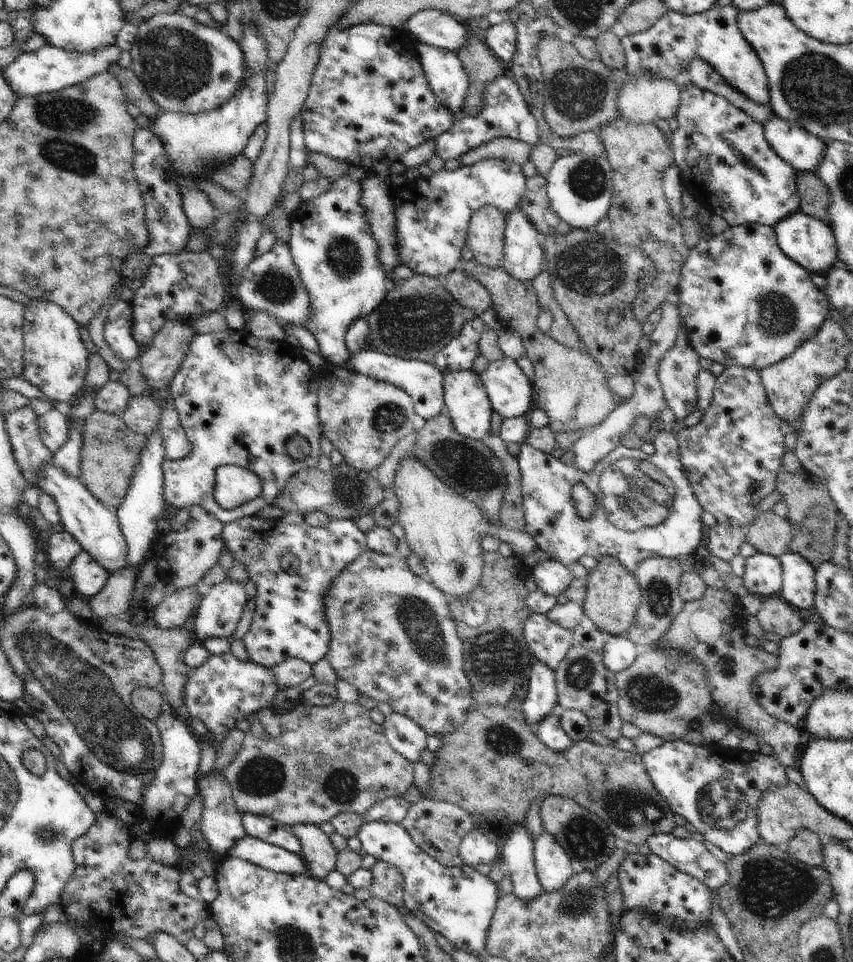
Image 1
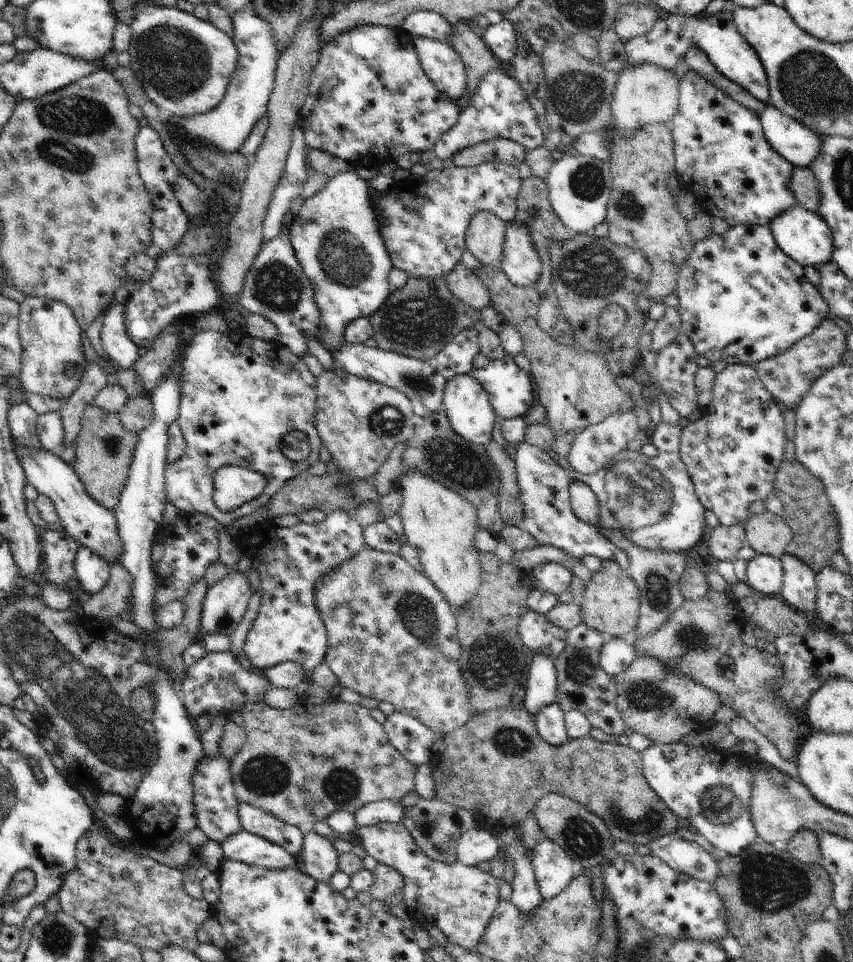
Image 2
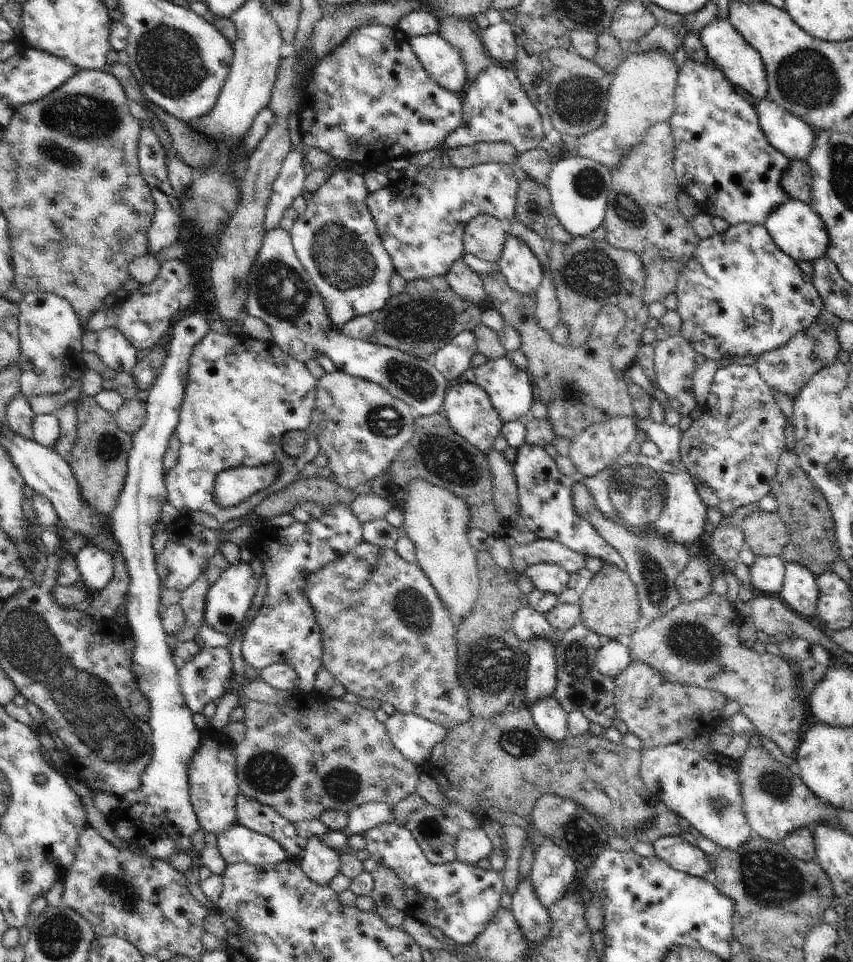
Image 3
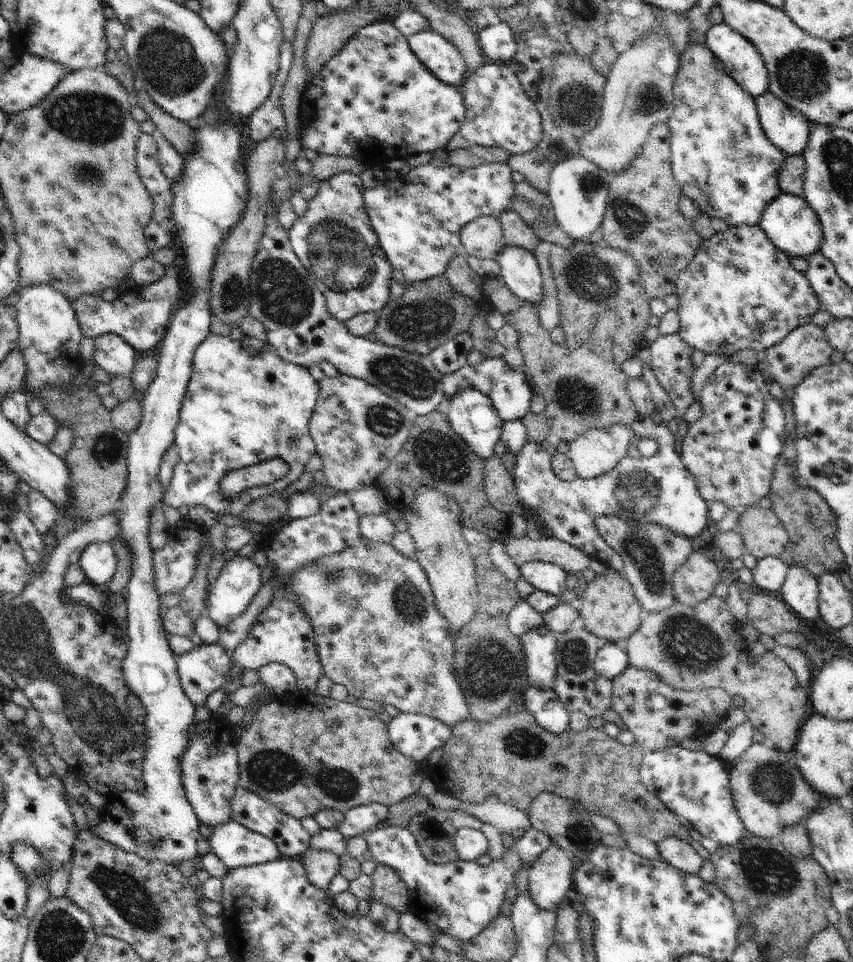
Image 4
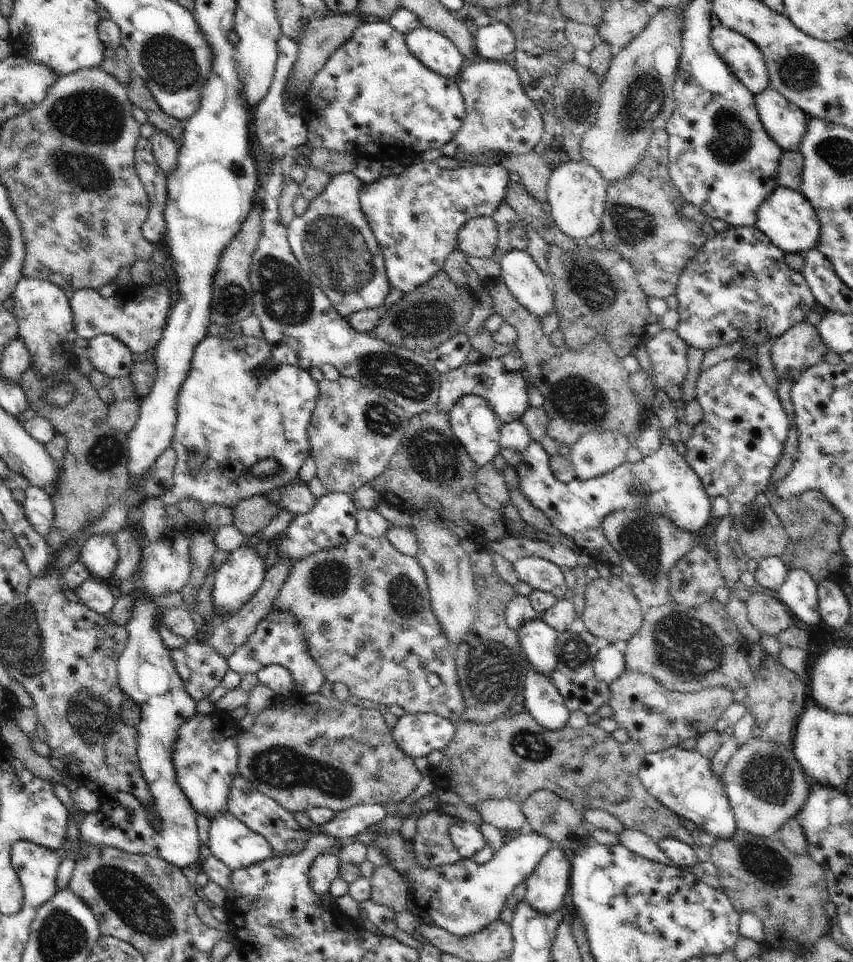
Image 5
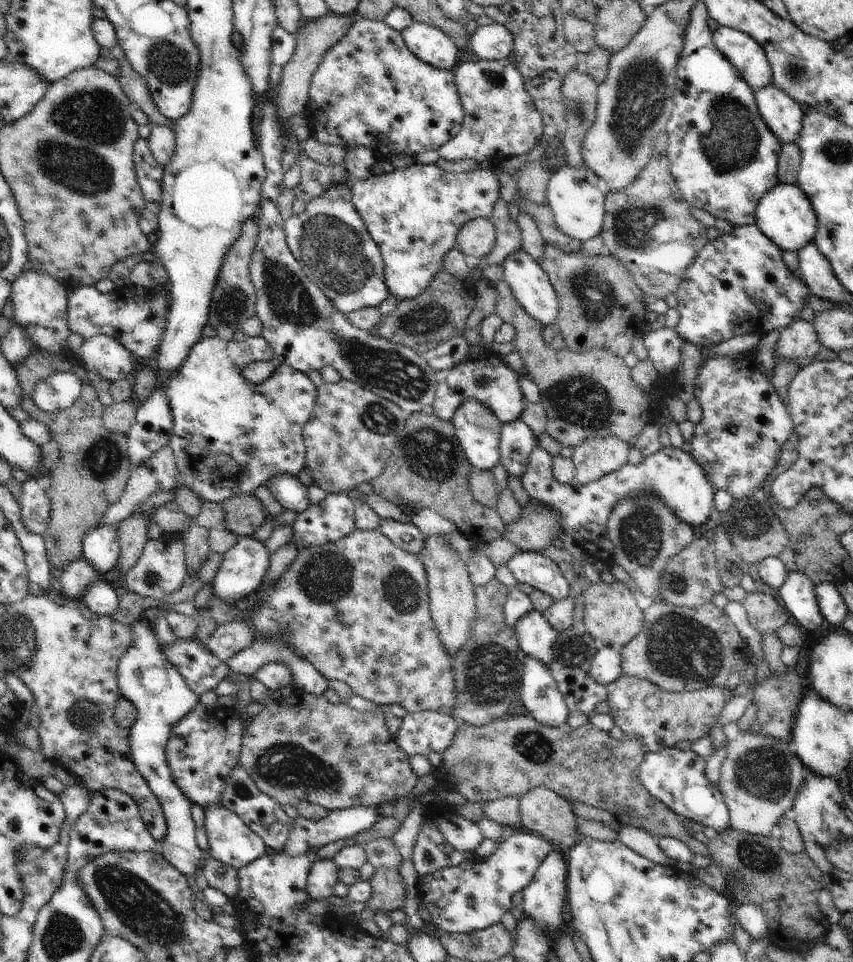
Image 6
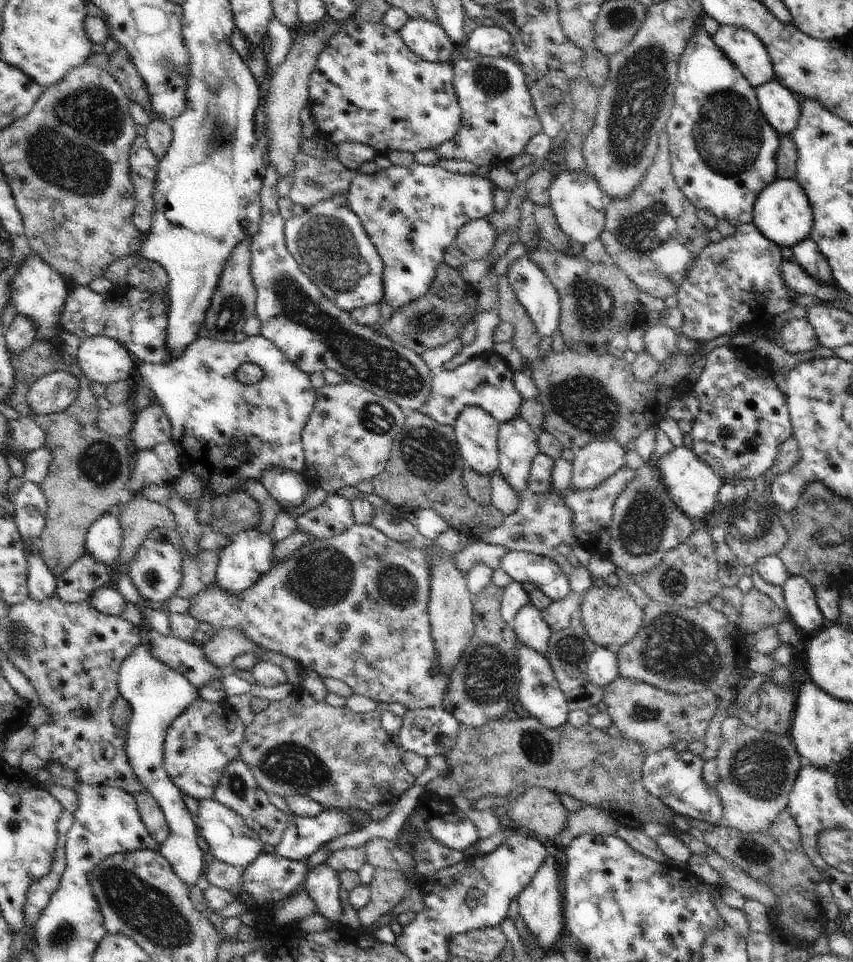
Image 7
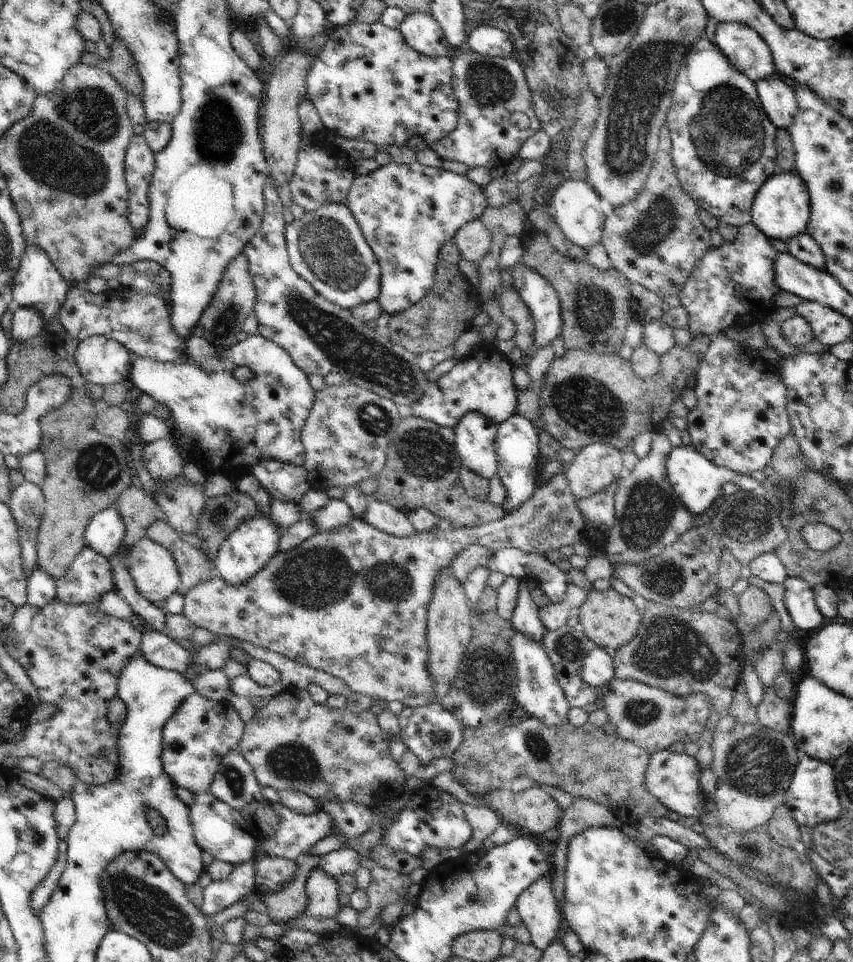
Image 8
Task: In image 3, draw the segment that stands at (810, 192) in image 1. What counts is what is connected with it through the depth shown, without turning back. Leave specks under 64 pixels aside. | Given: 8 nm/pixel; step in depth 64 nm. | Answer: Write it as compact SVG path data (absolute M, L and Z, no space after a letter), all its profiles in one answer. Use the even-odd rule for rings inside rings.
M790 161L788 170L783 172L782 182L783 190L790 199L800 200L804 204L812 202L810 200L810 190L812 190L812 174L807 161Z

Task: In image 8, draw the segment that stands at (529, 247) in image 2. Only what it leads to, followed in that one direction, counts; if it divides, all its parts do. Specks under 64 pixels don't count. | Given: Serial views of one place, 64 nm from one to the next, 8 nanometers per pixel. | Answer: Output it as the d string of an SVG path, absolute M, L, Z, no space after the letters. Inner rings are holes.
M517 264L511 273L514 278L512 288L520 294L533 317L535 330L529 353L531 358L561 335L561 303L554 288L538 272Z

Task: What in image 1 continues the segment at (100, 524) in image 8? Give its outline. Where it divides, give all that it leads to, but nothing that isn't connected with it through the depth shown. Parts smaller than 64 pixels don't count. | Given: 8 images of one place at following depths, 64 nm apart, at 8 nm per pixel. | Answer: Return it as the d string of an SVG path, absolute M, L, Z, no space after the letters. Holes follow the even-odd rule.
M84 551L78 553L67 572L65 576L73 581L75 594L90 599L104 588L109 577L109 572Z

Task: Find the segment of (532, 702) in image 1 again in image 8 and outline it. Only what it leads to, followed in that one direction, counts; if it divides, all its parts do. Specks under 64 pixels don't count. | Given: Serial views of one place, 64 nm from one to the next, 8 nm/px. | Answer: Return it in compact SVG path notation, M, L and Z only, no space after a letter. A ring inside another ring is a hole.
M519 580L519 596L510 622L514 629L531 637L534 641L541 642L548 630L540 621L539 607L532 601L531 591L526 581Z

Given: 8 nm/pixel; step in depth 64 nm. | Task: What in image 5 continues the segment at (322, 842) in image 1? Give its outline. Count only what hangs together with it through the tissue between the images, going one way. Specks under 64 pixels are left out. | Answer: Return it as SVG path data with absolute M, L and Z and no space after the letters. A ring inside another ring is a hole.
M324 852L317 856L316 860L310 864L309 881L310 888L318 896L329 894L332 882L339 877L340 860L336 852Z

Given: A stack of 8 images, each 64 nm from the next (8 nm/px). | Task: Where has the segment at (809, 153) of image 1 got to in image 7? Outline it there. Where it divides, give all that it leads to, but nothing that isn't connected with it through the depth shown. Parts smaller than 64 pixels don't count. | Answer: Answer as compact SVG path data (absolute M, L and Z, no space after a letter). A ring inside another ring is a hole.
M778 79L755 88L761 112L779 135L790 135L800 119L800 98Z

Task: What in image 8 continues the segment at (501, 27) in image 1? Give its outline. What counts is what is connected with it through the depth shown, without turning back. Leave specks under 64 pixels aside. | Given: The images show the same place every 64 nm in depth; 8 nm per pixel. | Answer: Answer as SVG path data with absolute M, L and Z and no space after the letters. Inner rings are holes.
M481 23L467 36L468 46L474 53L488 56L509 58L514 56L514 44L511 37L486 23Z

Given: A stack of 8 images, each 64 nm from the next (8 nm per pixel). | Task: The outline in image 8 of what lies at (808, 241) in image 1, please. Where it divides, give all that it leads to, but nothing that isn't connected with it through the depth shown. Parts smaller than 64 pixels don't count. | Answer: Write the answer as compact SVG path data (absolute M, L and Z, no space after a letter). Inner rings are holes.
M774 173L758 190L751 207L751 222L768 239L787 242L794 236L806 232L810 217L811 203L804 180L796 173Z

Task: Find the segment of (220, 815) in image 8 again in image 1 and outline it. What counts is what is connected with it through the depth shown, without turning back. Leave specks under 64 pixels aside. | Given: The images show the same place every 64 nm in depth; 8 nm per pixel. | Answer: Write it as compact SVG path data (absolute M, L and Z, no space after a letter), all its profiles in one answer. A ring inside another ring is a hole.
M248 834L230 848L229 856L238 856L277 873L306 875L306 864L301 855L292 854L284 848L262 842Z

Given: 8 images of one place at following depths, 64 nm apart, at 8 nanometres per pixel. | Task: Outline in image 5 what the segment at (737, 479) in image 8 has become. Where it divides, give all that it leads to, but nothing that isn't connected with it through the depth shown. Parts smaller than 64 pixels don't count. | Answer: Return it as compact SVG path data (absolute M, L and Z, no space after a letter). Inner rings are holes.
M664 435L661 438L660 448L651 456L643 456L636 463L627 460L598 478L587 481L575 478L569 483L556 479L550 469L550 455L539 442L532 441L518 462L520 466L516 466L520 491L532 505L546 514L564 536L572 539L581 552L608 567L620 566L619 554L604 538L600 528L605 516L611 512L645 508L650 514L672 520L676 528L690 534L706 527L712 520L711 498L700 478L684 457L676 452L673 443Z

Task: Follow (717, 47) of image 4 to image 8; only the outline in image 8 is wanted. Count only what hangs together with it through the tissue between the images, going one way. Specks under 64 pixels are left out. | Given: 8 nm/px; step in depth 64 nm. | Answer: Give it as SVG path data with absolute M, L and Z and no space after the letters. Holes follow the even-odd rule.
M718 22L714 40L730 65L752 82L759 82L777 73L768 44L750 26Z

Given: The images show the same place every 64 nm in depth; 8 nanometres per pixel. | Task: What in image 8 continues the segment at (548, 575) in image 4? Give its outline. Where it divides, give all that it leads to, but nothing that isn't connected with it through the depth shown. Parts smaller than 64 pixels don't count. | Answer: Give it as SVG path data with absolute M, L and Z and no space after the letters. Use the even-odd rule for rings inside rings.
M505 547L498 551L494 550L485 568L518 580L536 580L551 603L565 600L567 576L551 564L544 555L524 553L515 547Z

